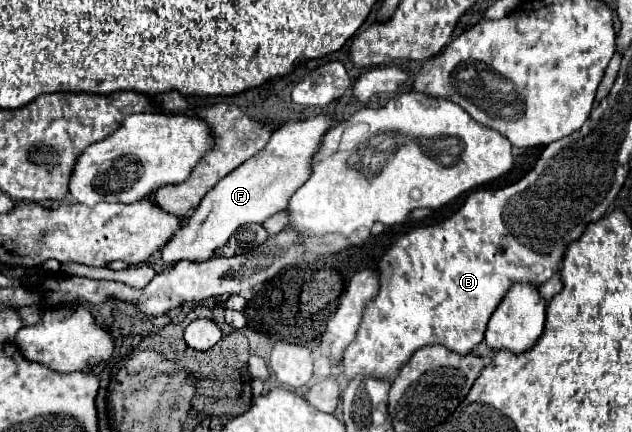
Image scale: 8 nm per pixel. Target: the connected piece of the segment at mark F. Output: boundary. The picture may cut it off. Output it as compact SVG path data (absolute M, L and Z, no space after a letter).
M319 114L307 120L287 120L269 138L267 146L253 158L243 162L231 174L211 188L201 204L187 216L183 228L161 250L161 258L167 266L179 260L207 260L215 248L223 246L227 238L243 224L265 222L273 214L287 208L291 196L309 180L313 154L319 152L323 136L333 126L333 116Z

